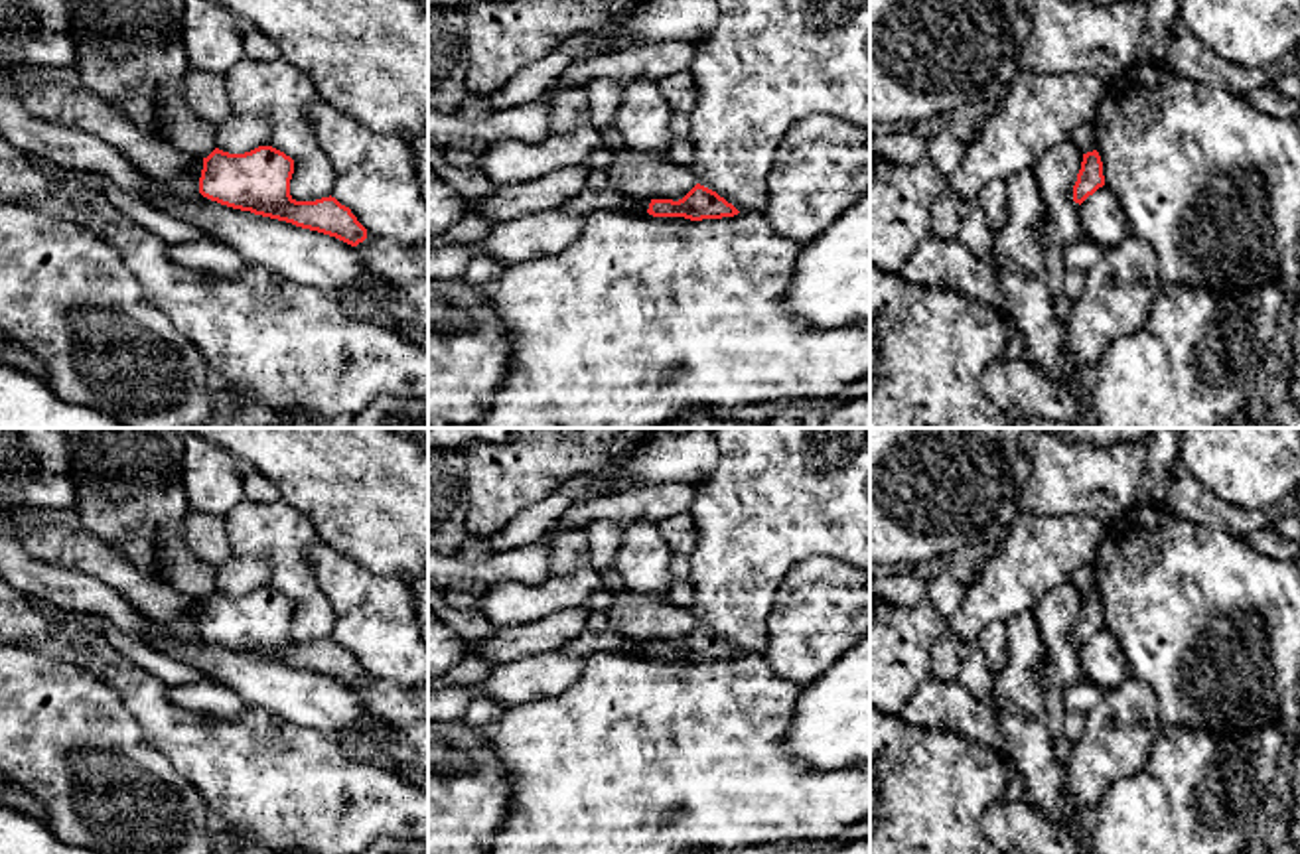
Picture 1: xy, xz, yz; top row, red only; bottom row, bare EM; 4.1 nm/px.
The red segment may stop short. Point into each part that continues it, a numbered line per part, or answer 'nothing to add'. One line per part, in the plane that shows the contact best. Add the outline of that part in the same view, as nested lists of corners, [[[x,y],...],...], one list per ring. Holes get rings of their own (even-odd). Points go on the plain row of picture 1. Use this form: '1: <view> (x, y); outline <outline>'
nothing to add

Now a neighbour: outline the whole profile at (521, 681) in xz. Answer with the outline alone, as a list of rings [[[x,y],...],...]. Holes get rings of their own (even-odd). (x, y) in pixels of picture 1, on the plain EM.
[[[537,653],[517,661],[499,663],[491,675],[468,690],[473,696],[491,698],[503,710],[529,704],[535,698],[564,692],[580,675],[582,657],[572,653]]]

